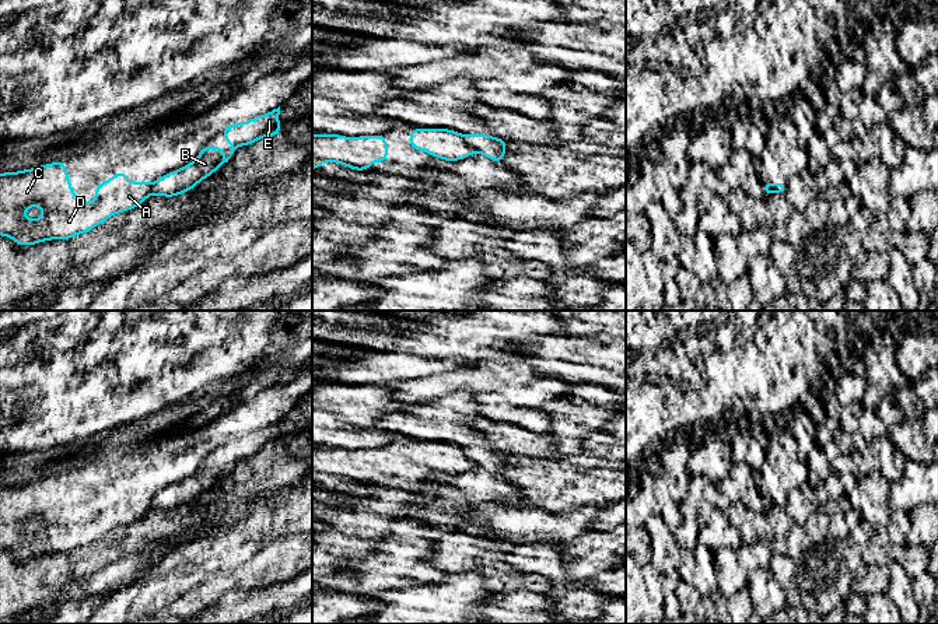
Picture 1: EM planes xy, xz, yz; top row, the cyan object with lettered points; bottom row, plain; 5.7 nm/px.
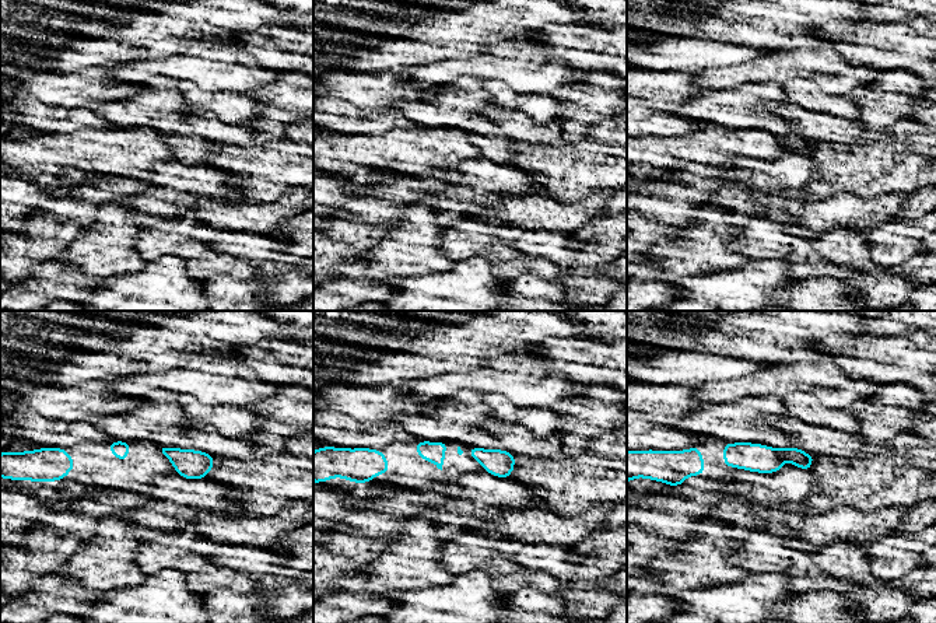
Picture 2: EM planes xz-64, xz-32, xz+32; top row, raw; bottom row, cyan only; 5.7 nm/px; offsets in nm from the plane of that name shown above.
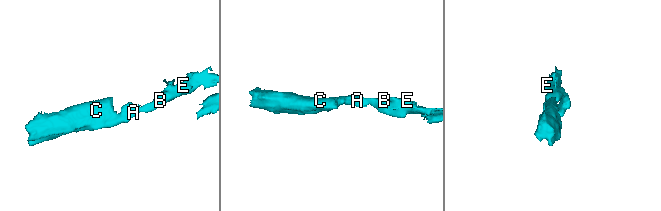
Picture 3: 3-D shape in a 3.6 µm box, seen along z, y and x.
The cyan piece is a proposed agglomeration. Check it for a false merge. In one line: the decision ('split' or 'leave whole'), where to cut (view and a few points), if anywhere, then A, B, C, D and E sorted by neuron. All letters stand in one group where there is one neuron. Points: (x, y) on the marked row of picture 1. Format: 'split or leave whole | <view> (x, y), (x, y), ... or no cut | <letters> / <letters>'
split | xz (462, 136), (475, 150) | A C D / B E

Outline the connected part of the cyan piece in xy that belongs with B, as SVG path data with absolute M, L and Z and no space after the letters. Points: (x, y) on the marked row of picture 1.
M206 146L200 150L199 155L188 165L172 171L158 178L150 190L150 194L162 197L175 197L181 193L188 193L199 182L214 173L221 165L228 162L224 157L224 150L217 146Z

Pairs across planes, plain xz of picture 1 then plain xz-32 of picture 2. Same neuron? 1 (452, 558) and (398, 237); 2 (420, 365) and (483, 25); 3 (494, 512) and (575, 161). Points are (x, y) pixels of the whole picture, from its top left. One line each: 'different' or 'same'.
1: different
2: different
3: different

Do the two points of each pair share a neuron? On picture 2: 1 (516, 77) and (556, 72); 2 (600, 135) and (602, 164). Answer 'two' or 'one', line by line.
1: one
2: two

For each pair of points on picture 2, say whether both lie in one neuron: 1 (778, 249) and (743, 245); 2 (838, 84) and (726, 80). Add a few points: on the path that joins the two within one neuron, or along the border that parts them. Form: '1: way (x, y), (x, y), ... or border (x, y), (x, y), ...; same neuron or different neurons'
1: way (770, 245), (752, 245); same neuron
2: way (823, 69), (768, 67), (759, 70); same neuron

